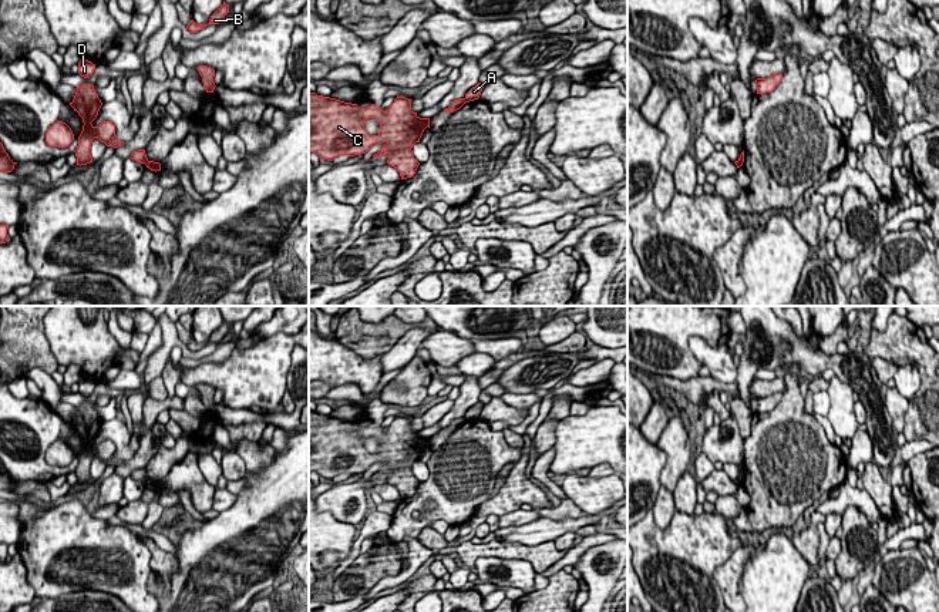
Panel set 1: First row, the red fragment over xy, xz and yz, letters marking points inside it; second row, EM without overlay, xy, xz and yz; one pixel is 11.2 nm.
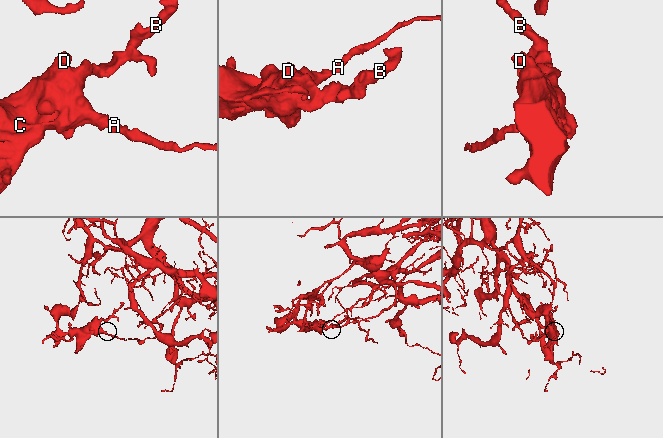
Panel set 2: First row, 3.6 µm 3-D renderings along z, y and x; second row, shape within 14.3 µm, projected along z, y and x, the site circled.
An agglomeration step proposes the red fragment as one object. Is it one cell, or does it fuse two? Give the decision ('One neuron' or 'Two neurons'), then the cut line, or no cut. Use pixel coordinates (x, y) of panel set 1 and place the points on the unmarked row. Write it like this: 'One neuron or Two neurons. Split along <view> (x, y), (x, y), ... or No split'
Two neurons. Split along xz (464, 417), (467, 420)

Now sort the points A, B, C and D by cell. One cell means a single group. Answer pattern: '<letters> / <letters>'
A / B C D

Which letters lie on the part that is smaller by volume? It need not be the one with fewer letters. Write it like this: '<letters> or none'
B, C, D

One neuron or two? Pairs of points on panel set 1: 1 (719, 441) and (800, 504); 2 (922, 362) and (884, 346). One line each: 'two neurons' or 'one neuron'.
1: two neurons
2: one neuron

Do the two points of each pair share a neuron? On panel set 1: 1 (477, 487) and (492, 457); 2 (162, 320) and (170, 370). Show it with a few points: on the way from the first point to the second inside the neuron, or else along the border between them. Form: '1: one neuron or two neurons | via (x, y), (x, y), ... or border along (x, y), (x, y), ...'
1: one neuron | via (477, 480), (491, 464)
2: two neurons | border along (170, 357), (160, 376)

